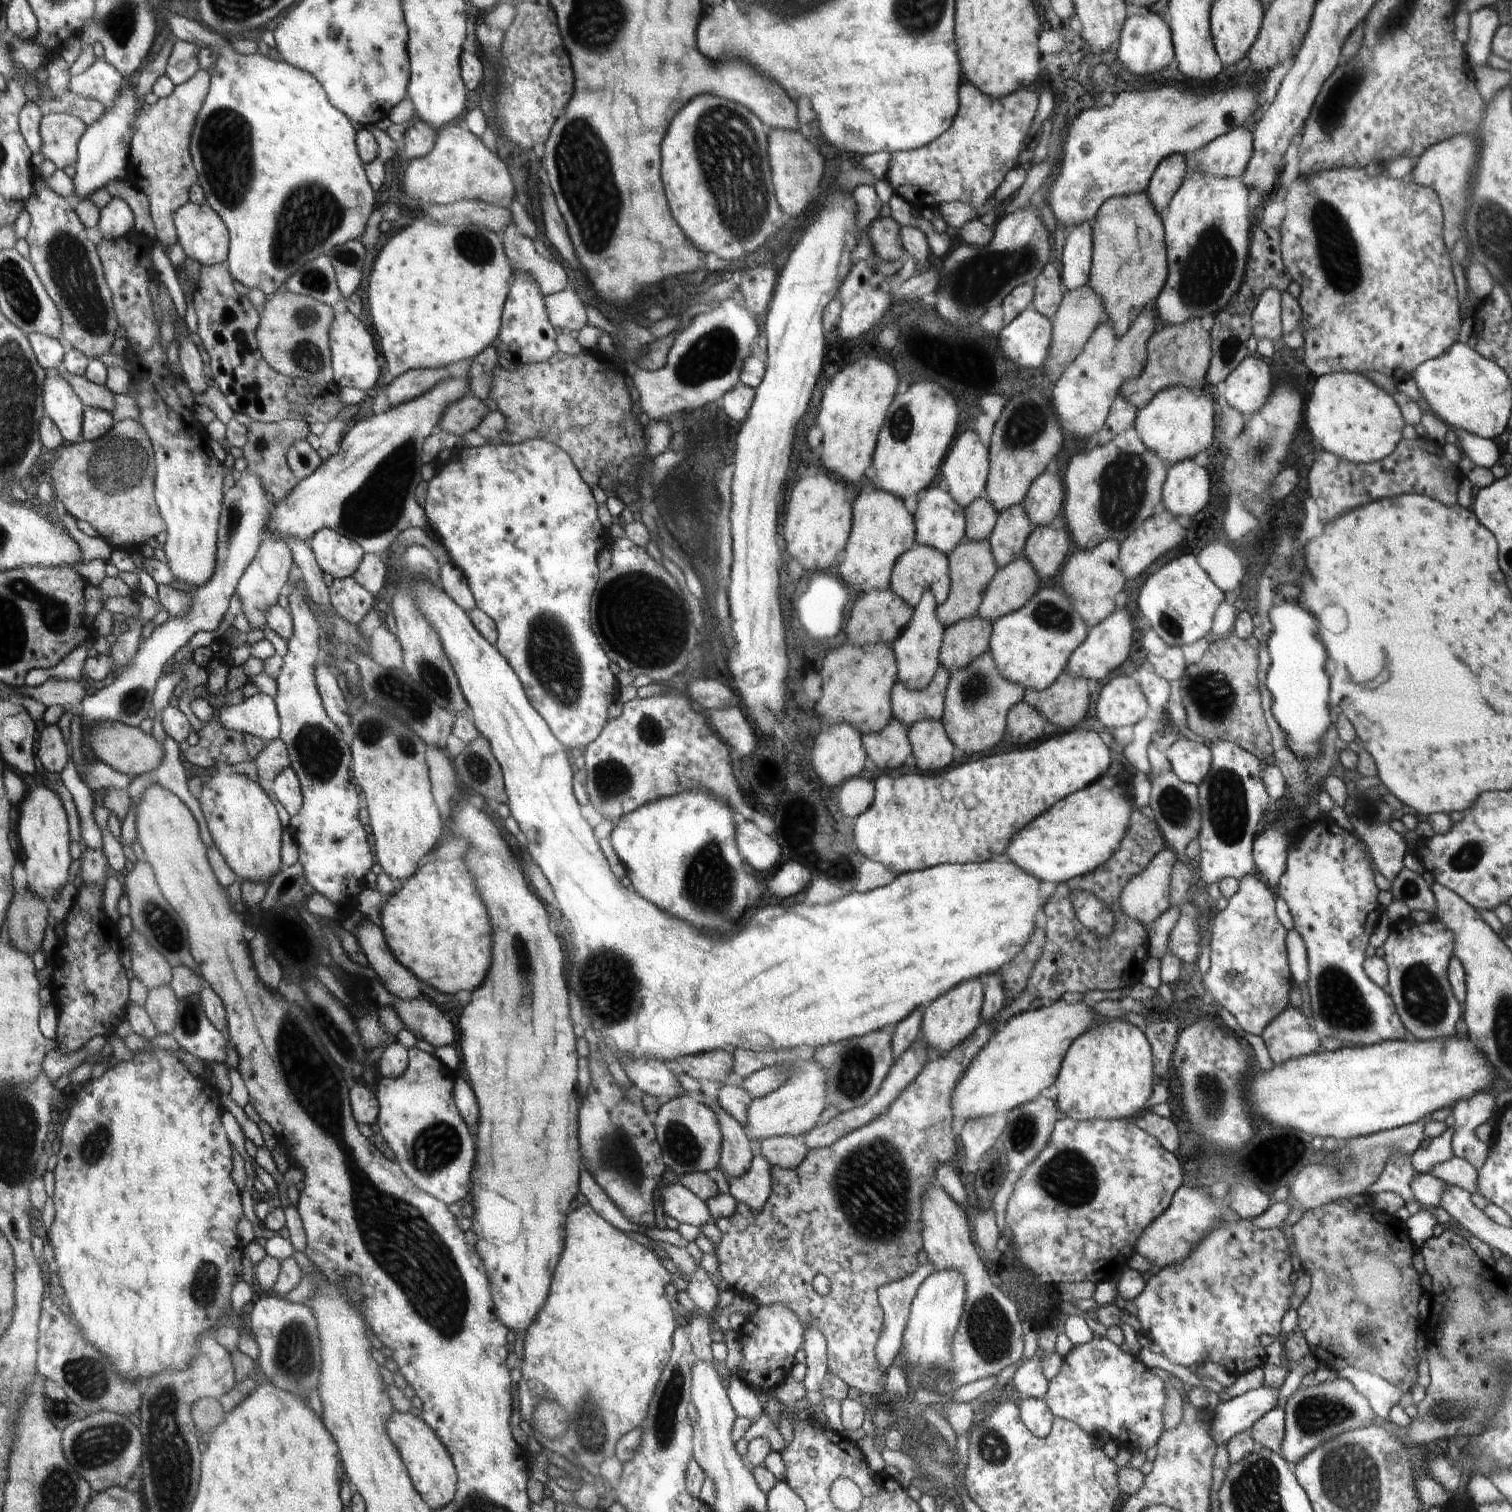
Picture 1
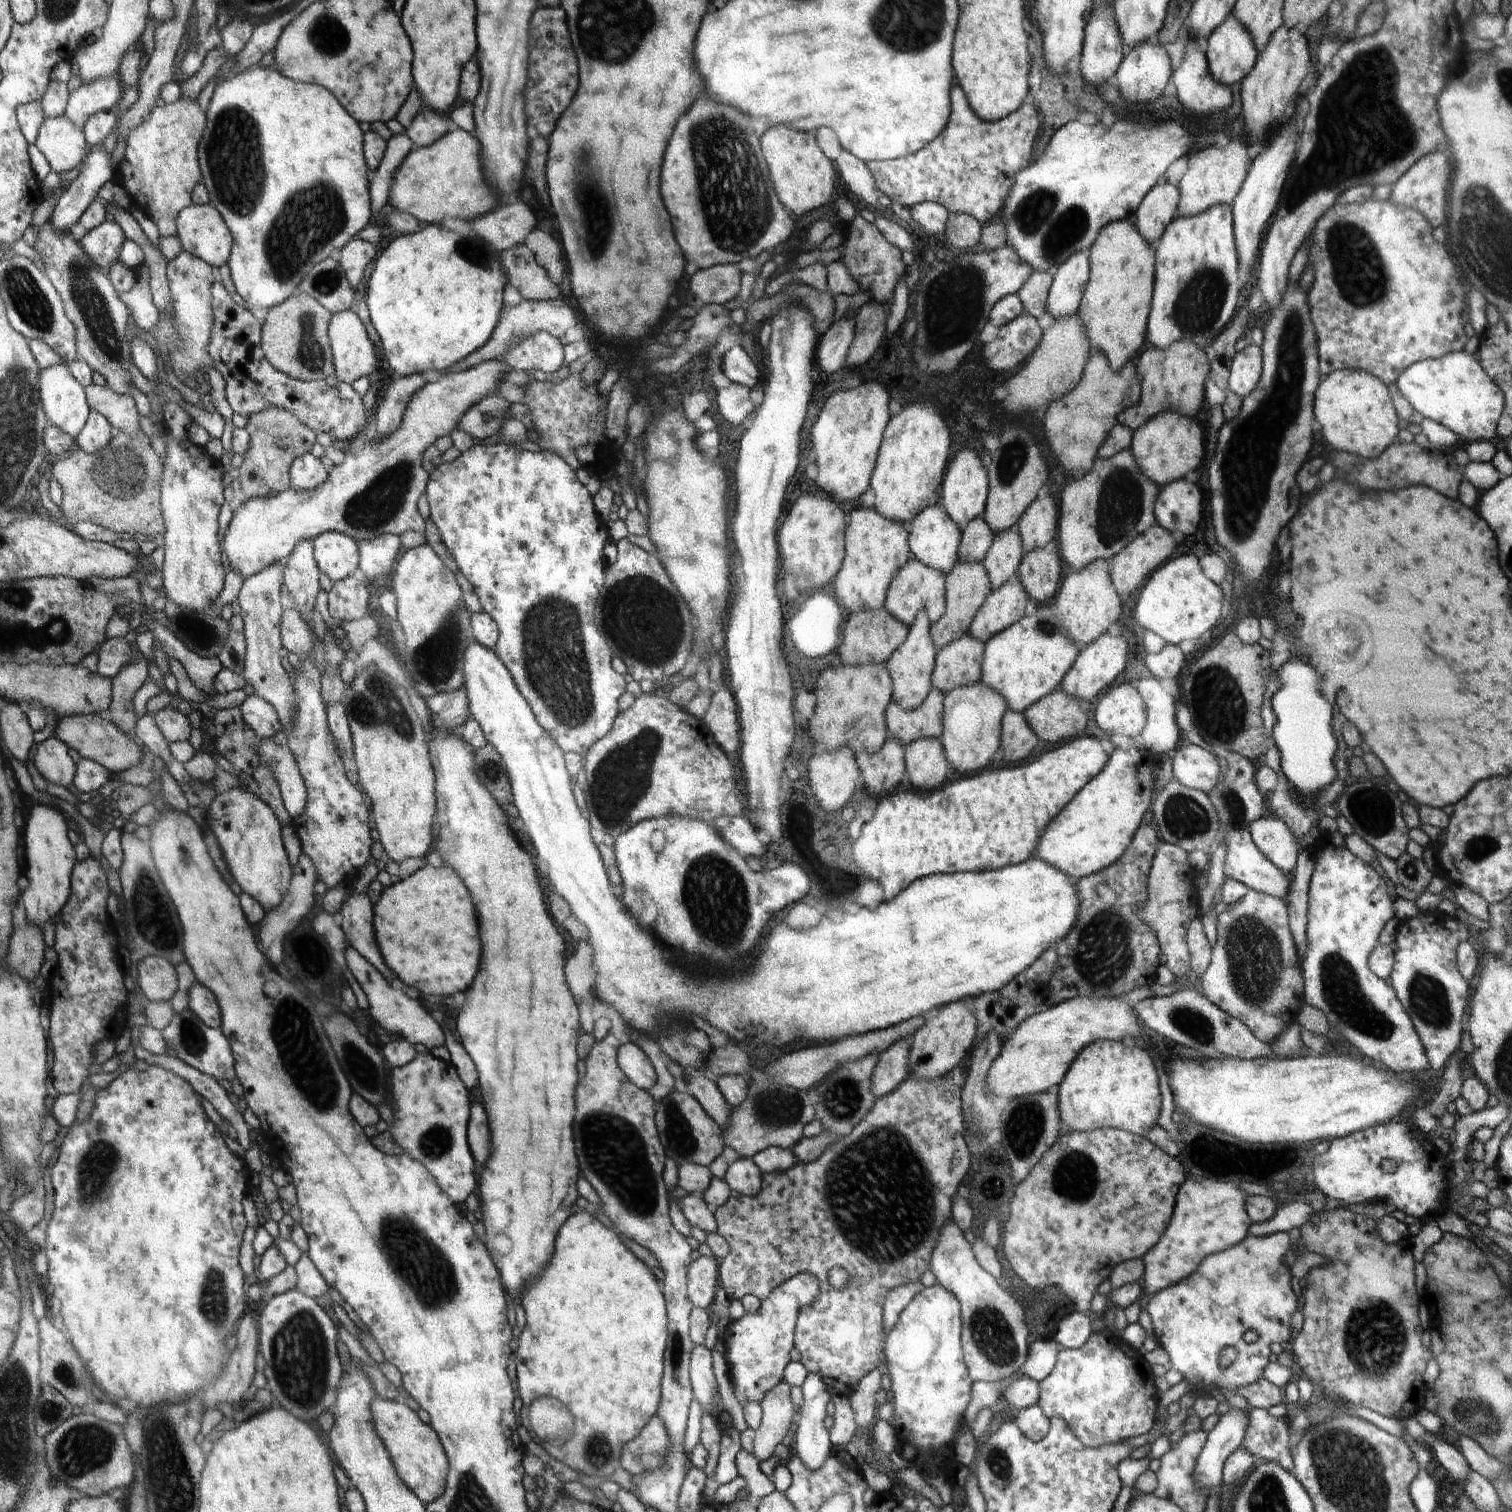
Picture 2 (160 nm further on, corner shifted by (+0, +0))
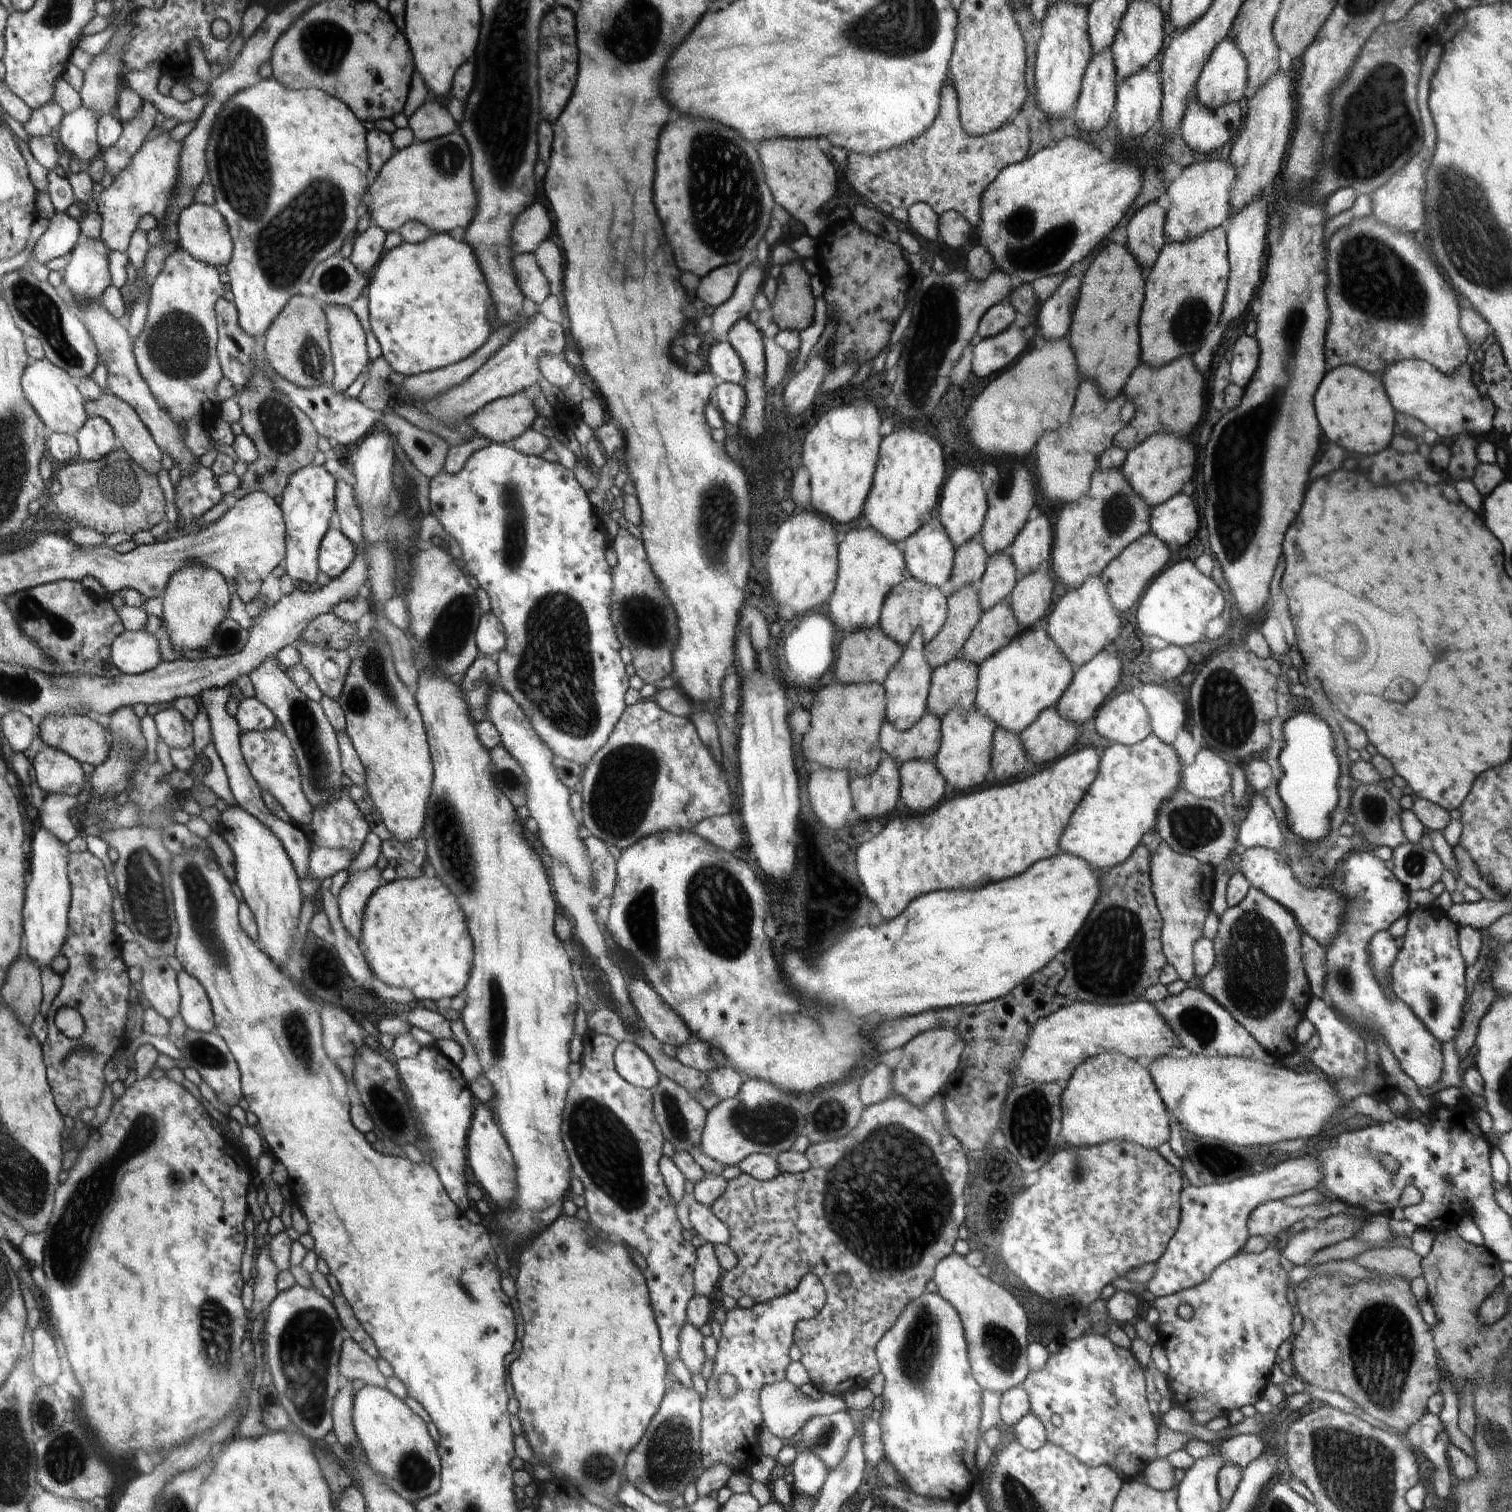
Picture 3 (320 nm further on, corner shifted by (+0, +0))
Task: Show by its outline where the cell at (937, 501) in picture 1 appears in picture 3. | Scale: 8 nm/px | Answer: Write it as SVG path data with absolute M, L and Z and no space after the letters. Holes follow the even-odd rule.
M925 524L909 538L904 542L904 554L911 576L948 595L956 560L956 548L948 533L942 526L934 529Z

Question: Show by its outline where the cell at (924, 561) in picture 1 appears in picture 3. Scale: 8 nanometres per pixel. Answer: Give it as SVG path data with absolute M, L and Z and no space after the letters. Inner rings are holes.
M912 576L906 577L906 580L902 580L902 584L897 585L898 588L894 587L894 592L889 592L890 600L885 600L886 612L881 612L878 626L888 636L900 642L903 648L909 643L917 628L923 630L925 642L930 642L941 631L948 618L948 595L939 588L927 585Z

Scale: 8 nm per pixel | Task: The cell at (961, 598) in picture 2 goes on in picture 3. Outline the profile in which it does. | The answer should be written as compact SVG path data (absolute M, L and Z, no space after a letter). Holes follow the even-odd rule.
M966 585L948 594L948 618L941 631L925 643L925 656L933 669L959 657L967 638L979 623L982 608L977 588Z

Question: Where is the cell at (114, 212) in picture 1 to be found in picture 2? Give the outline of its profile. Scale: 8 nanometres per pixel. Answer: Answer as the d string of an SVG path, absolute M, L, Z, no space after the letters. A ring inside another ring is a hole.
M106 220L98 225L96 228L93 228L91 231L88 231L83 238L79 241L80 246L83 248L86 256L92 260L92 262L100 269L106 276L109 277L109 272L111 268L117 263L119 257L119 250L121 244L126 240L125 234L123 233L122 228L117 222L113 220Z

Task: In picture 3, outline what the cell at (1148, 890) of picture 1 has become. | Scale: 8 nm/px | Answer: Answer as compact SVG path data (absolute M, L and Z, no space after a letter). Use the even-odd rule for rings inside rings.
M1159 840L1151 850L1149 863L1155 904L1159 908L1163 922L1162 950L1167 962L1174 966L1179 979L1187 983L1195 976L1193 946L1204 936L1202 929L1211 910L1215 873L1209 864L1176 852L1163 840Z

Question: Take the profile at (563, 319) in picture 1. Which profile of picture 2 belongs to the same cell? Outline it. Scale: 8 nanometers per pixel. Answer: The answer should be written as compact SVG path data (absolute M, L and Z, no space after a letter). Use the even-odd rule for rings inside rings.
M523 298L516 306L506 307L506 310L502 312L501 322L498 323L497 330L494 331L493 338L486 344L486 348L482 347L480 351L471 352L461 362L454 362L452 366L445 368L442 374L462 372L473 368L476 364L484 362L484 360L504 358L523 340L526 340L528 337L533 337L542 331L546 331L548 334L558 338L564 336L568 329L580 325L577 323L574 310L566 303L560 300L533 301L532 299Z

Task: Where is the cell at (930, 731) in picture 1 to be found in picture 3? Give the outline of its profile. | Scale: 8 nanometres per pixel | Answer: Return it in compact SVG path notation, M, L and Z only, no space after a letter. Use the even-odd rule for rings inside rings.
M934 758L902 763L902 802L910 812L926 812L934 808L946 792L946 779Z

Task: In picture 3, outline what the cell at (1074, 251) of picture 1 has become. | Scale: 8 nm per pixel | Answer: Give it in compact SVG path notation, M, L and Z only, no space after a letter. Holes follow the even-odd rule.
M1073 273L1067 274L1056 292L1039 305L1036 314L1037 328L1046 341L1057 341L1068 336L1072 312L1076 308L1080 280Z

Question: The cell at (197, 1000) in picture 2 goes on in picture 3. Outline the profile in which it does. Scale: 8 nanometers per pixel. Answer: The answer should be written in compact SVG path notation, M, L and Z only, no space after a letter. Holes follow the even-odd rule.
M186 971L177 973L177 980L181 991L179 1013L187 1028L205 1033L214 1032L215 1020L211 1002L200 981Z

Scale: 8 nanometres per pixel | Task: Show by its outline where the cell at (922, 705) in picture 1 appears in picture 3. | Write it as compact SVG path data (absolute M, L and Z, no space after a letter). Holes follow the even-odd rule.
M929 710L908 730L898 730L889 720L881 728L882 748L898 764L906 761L927 761L936 756L941 743L941 720Z

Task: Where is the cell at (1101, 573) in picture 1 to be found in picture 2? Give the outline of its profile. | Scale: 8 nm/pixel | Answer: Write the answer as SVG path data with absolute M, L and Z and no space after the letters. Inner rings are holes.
M1109 560L1091 562L1077 573L1070 571L1064 582L1060 583L1053 600L1063 633L1077 646L1079 652L1107 633L1108 628L1120 618L1121 600L1110 578Z

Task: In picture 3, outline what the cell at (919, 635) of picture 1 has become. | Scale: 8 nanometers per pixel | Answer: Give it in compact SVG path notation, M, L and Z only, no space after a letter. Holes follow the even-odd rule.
M915 629L904 648L900 662L890 670L888 678L883 682L887 698L886 720L898 730L905 731L912 728L927 712L929 691L932 690L933 668L925 656L925 643L923 630Z

